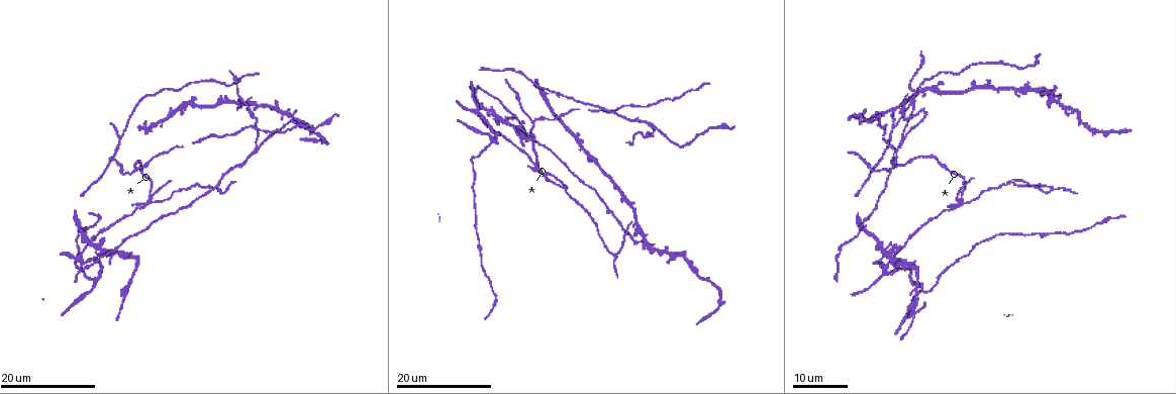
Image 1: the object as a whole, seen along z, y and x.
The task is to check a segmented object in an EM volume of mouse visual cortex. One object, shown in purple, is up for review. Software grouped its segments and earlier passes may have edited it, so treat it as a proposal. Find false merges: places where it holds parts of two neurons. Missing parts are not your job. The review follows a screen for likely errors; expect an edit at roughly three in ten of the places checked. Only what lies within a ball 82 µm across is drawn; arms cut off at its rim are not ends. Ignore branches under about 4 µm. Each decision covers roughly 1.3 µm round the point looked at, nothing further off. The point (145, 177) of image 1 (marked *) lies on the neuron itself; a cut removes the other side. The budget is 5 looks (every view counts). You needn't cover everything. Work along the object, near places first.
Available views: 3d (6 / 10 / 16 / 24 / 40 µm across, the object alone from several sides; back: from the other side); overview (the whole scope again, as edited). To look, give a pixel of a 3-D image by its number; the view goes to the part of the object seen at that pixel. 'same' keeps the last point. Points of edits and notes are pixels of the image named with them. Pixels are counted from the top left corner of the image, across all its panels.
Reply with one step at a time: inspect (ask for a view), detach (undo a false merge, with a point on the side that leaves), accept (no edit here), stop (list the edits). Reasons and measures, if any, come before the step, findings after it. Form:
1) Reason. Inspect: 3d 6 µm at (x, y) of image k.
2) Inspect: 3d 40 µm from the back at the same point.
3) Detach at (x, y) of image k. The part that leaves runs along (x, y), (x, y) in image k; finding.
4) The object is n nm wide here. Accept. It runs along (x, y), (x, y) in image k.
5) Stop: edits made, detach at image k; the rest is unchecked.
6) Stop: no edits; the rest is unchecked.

Side arm on a straight run. Inspect: 3d 16 µm at (959, 202) of image 1.

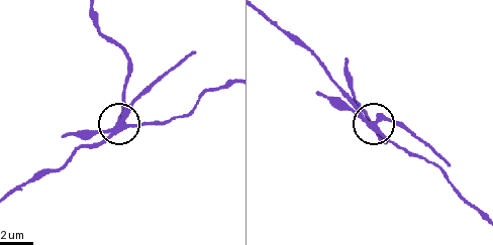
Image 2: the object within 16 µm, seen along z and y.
Closer look. Inspect: 3d 6 µm at (378, 132) of image 2.

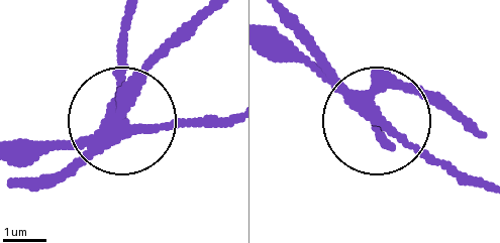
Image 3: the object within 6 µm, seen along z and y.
Detach at (144, 83) of image 3. The part that leaves runs along (102, 125), (207, 20) in image 3; two neurons meet here.

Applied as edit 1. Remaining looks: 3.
See it whole again. Inspect: overview.

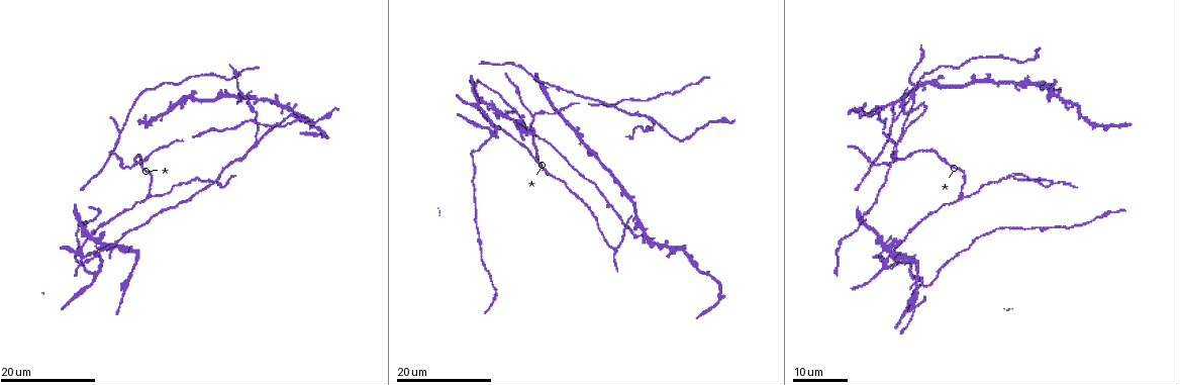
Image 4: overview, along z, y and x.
Three arms meet. Inspect: 3d 24 µm at (83, 258) of image 4.

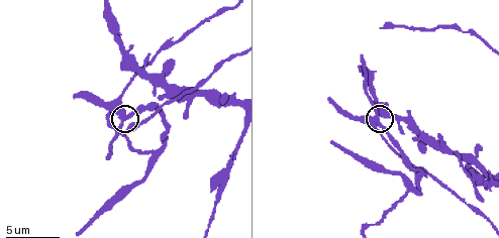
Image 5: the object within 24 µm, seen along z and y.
Inspect: 3d 6 µm at (127, 118) of image 5.

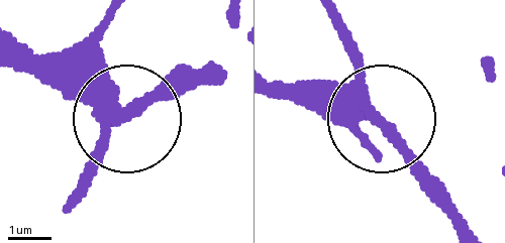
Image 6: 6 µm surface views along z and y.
The object is 270 nm wide here. Accept. It runs along (111, 14), (104, 57), (122, 119), (198, 83) in image 6; continuous, no second neuron.

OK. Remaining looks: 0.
Stop: edits made, detach at image 3; the rest is unchecked.

